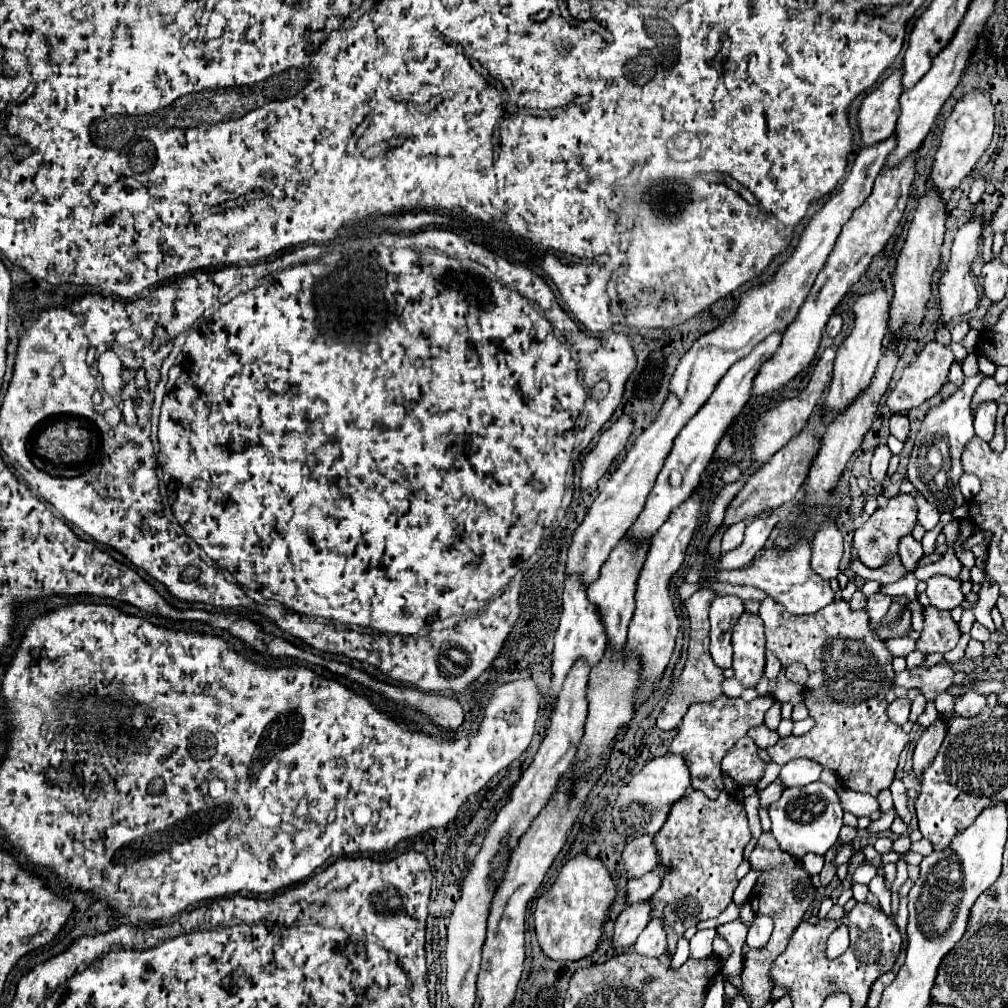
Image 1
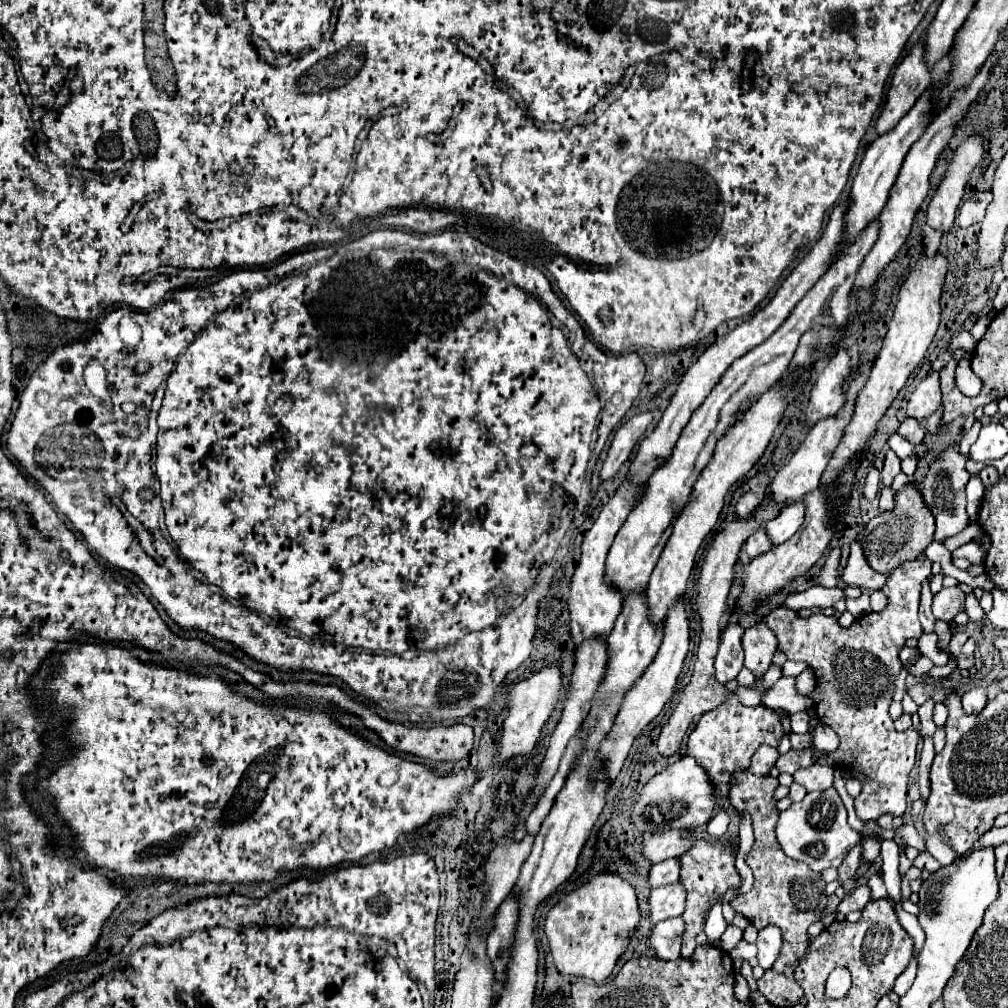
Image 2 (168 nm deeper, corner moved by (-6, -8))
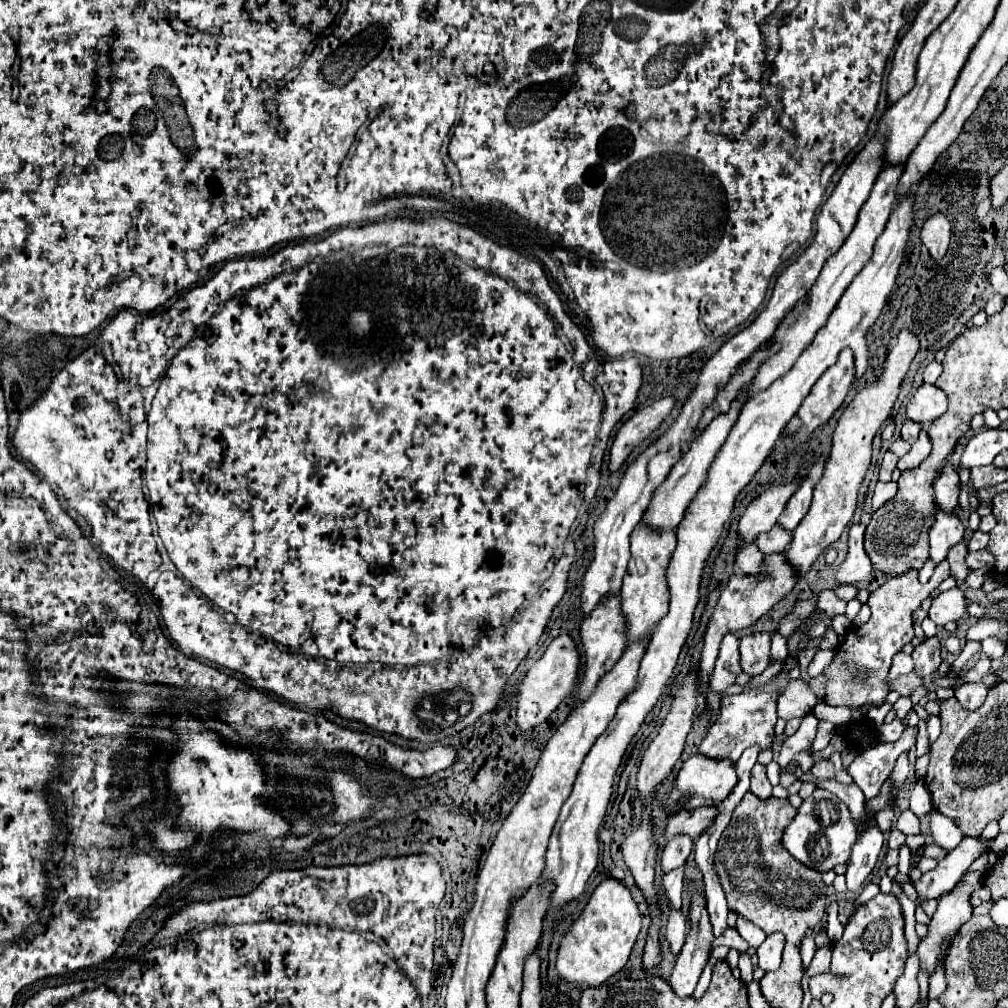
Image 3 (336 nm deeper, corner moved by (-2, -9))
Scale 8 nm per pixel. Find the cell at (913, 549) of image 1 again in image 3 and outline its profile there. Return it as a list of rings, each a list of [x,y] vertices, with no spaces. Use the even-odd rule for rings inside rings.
[[[932,636],[926,642],[922,642],[920,646],[916,646],[912,652],[912,660],[914,660],[914,672],[920,678],[938,670],[938,666],[942,664],[942,642],[940,642],[940,638]]]

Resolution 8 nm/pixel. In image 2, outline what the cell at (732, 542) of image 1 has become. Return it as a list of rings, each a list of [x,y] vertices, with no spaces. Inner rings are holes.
[[[762,525],[756,533],[752,533],[752,535],[748,537],[748,541],[744,543],[744,551],[746,551],[750,557],[768,553],[772,547],[774,547],[774,545],[772,545],[772,541],[770,541],[770,537],[768,537],[764,525]]]

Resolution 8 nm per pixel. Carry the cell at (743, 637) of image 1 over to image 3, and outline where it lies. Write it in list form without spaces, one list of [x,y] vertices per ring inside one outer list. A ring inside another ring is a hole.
[[[754,632],[740,640],[740,664],[748,676],[762,674],[770,658],[770,634]]]

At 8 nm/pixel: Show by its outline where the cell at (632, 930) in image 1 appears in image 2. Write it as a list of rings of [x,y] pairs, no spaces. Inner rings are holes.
[[[680,881],[652,889],[652,895],[650,895],[650,921],[652,921],[652,925],[656,925],[664,919],[682,915],[684,901],[686,901],[686,891]]]

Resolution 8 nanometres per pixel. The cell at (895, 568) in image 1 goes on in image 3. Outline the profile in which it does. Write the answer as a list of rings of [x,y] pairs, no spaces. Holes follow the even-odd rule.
[[[854,524],[850,528],[850,540],[848,540],[848,554],[840,568],[836,570],[836,582],[838,584],[860,584],[870,578],[872,574],[870,558],[864,552],[864,524]]]

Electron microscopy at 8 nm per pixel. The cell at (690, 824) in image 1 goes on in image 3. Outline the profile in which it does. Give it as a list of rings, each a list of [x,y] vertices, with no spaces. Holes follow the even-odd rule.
[[[686,880],[686,890],[690,896],[690,932],[684,942],[682,952],[678,954],[670,984],[678,996],[692,996],[696,982],[706,966],[706,958],[712,950],[712,926],[706,912],[706,898],[692,880]]]

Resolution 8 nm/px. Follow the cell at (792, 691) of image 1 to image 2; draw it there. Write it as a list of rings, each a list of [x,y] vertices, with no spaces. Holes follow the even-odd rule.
[[[786,661],[782,666],[783,676],[797,677],[808,666],[804,662]]]

